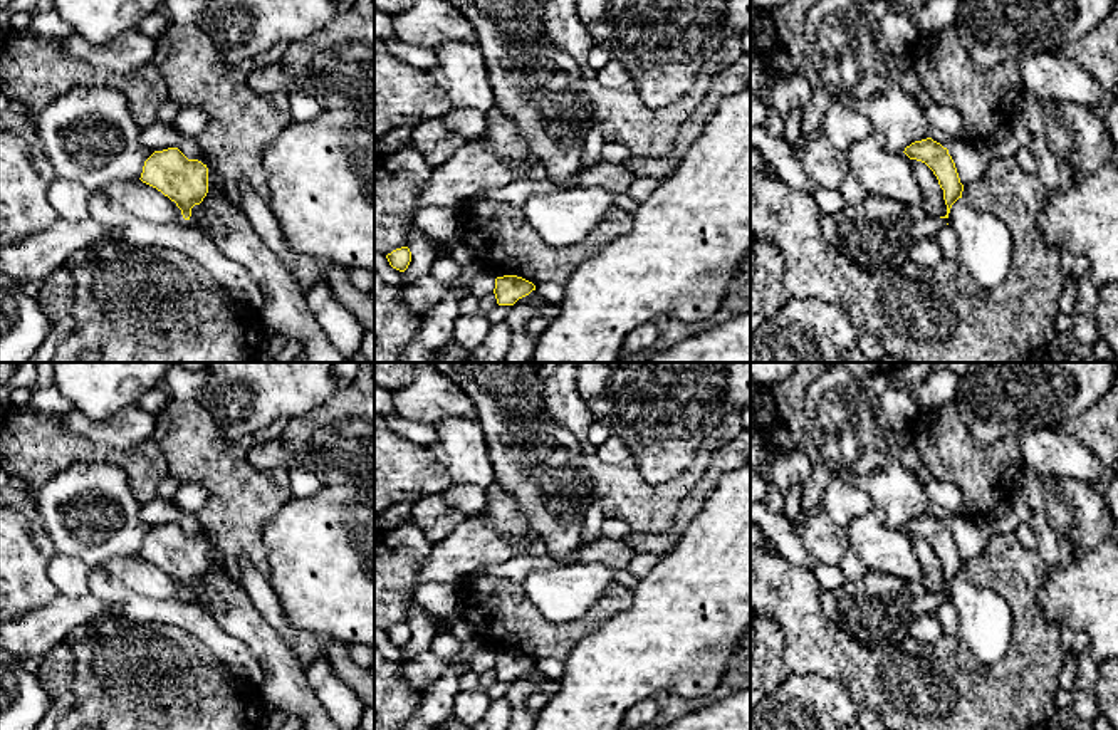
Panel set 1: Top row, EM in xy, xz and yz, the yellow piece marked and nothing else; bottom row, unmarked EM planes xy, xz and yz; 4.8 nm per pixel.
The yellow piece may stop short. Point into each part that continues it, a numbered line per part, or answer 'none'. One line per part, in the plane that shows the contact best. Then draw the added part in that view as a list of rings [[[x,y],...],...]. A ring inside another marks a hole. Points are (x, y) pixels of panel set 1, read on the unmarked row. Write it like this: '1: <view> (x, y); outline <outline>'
1: yz (877, 608); outline [[[871,569],[836,591],[821,589],[819,596],[826,616],[863,644],[900,641],[918,616],[932,614],[947,599],[948,594],[930,592],[920,581]]]

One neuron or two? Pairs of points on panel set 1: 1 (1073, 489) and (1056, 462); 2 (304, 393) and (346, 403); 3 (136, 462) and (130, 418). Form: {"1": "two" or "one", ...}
{"1": "two", "2": "two", "3": "two"}

